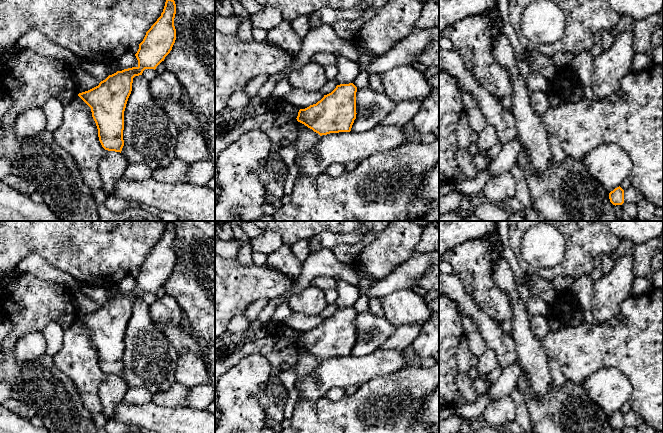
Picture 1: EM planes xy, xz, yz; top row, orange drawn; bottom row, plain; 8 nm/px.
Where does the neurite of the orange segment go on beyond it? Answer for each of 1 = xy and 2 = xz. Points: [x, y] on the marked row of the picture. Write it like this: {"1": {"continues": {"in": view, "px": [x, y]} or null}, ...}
{"1": {"continues": null}, "2": {"continues": null}}

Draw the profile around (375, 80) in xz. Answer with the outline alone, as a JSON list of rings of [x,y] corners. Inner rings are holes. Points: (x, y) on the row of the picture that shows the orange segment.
[[[371,74],[370,75],[370,87],[374,90],[381,90],[382,88],[382,74]]]

